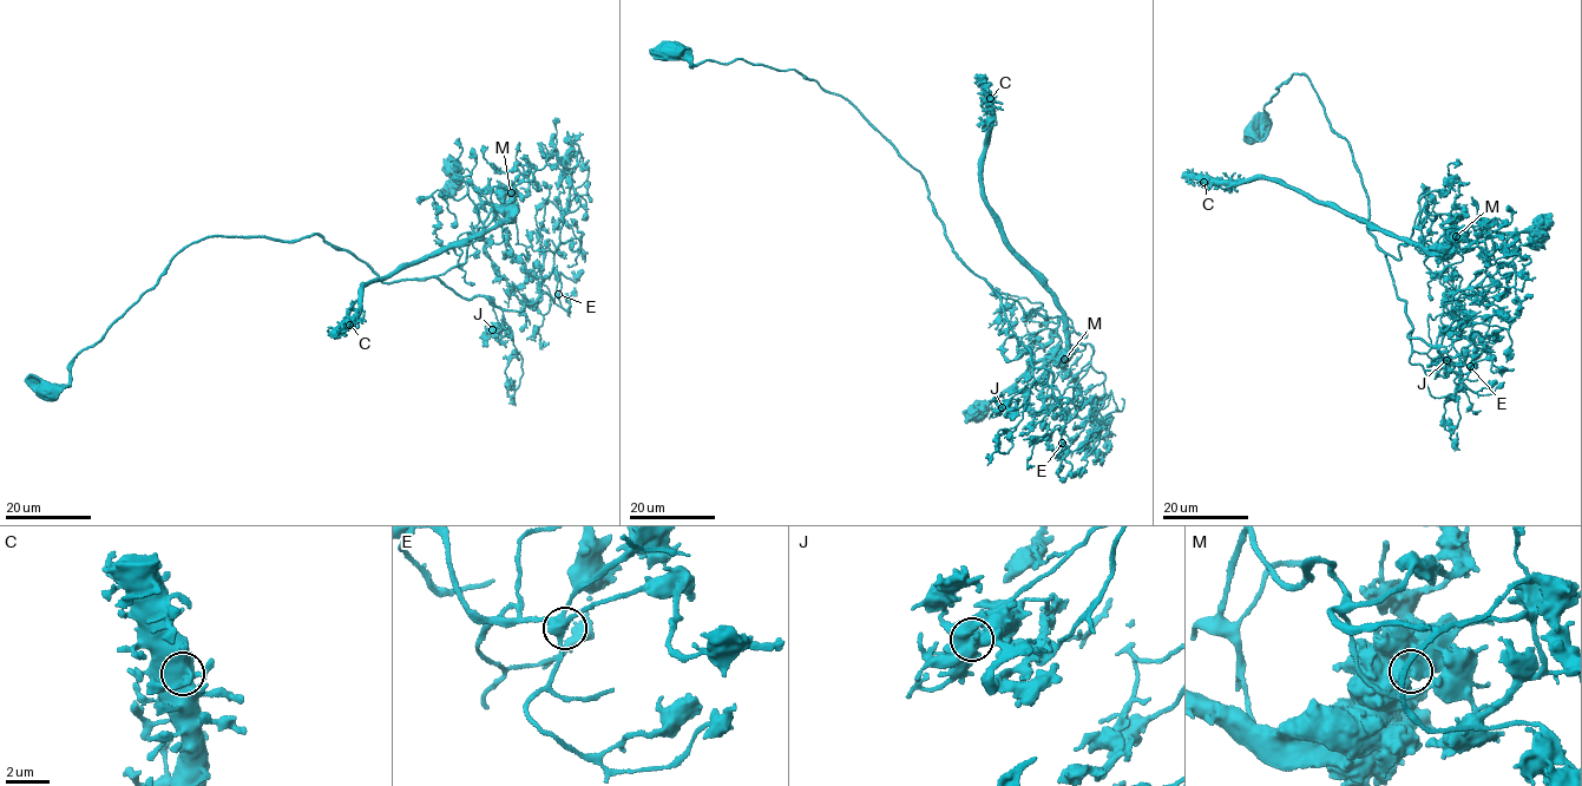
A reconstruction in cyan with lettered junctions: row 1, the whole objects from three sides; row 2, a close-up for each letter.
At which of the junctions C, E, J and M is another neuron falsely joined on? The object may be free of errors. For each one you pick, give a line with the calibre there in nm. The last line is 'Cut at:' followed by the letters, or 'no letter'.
M: calibre 550 nm
Cut at: M

